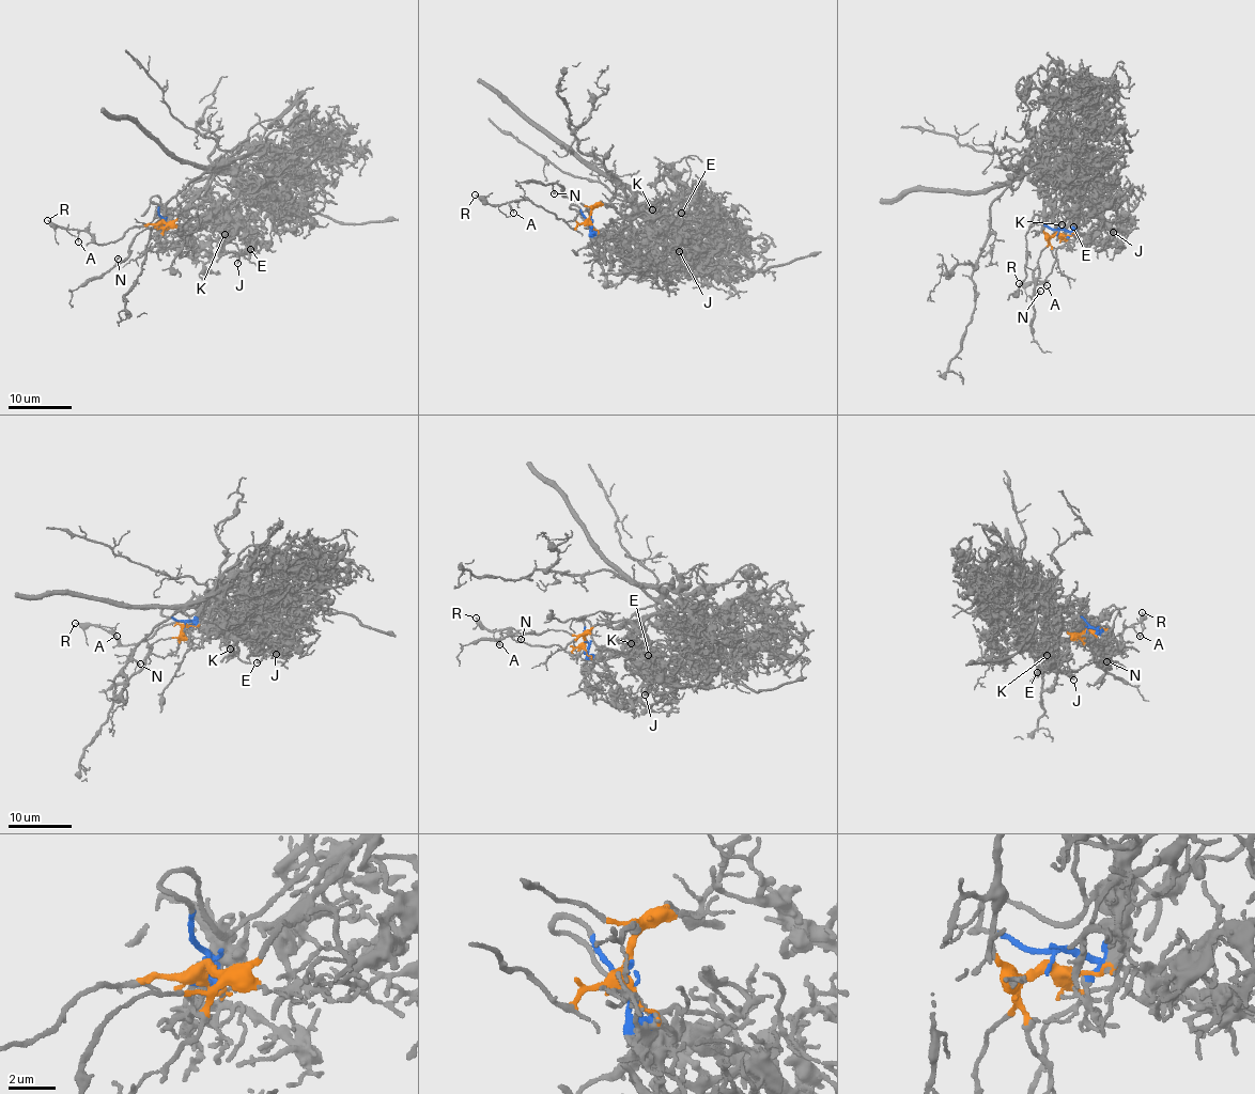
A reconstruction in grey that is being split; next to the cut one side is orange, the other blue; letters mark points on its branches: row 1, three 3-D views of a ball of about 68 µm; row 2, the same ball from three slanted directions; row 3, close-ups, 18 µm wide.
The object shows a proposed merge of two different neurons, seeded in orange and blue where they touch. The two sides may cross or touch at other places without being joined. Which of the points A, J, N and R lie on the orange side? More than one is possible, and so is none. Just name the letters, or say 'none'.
A, N, R

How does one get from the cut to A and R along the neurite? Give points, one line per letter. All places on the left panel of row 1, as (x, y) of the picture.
A: (163, 221), (134, 228), (103, 244), (96, 244), (84, 231), (78, 233), (78, 241)
R: (163, 221), (134, 228), (112, 241), (97, 244), (86, 231), (55, 227), (47, 220)

